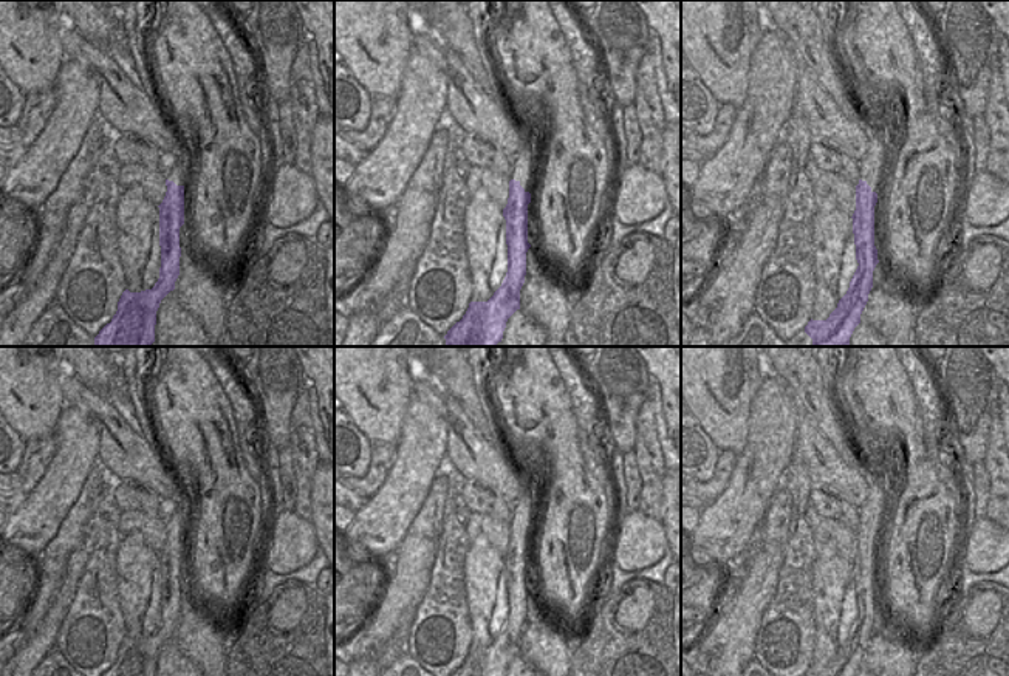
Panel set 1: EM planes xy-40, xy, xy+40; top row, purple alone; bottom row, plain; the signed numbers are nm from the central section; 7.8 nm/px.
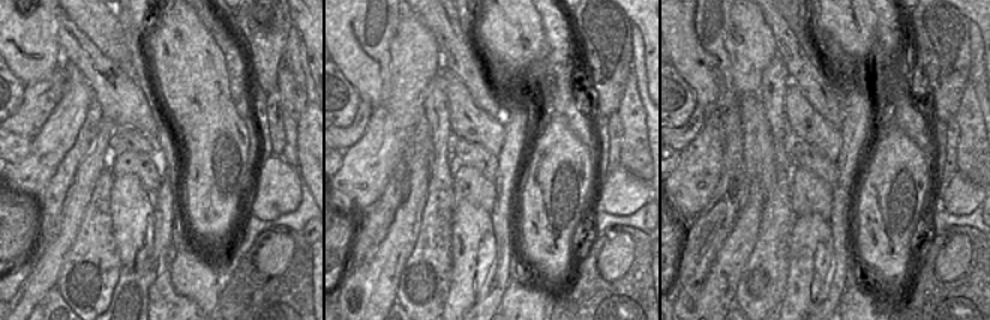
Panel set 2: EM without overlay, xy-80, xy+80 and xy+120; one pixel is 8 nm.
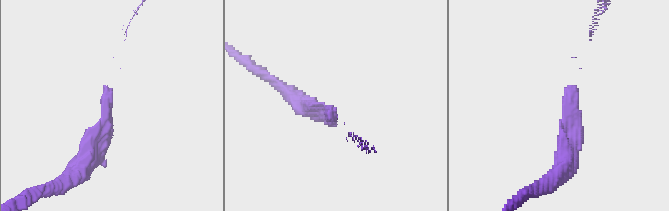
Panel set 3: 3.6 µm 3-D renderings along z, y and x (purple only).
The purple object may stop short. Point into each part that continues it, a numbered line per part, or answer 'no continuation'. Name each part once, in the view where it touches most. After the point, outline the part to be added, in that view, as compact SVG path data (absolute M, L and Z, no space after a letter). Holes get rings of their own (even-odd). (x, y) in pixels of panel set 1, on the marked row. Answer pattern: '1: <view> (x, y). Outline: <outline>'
no continuation

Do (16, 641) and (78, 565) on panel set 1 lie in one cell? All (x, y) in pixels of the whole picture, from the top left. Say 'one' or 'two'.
two

